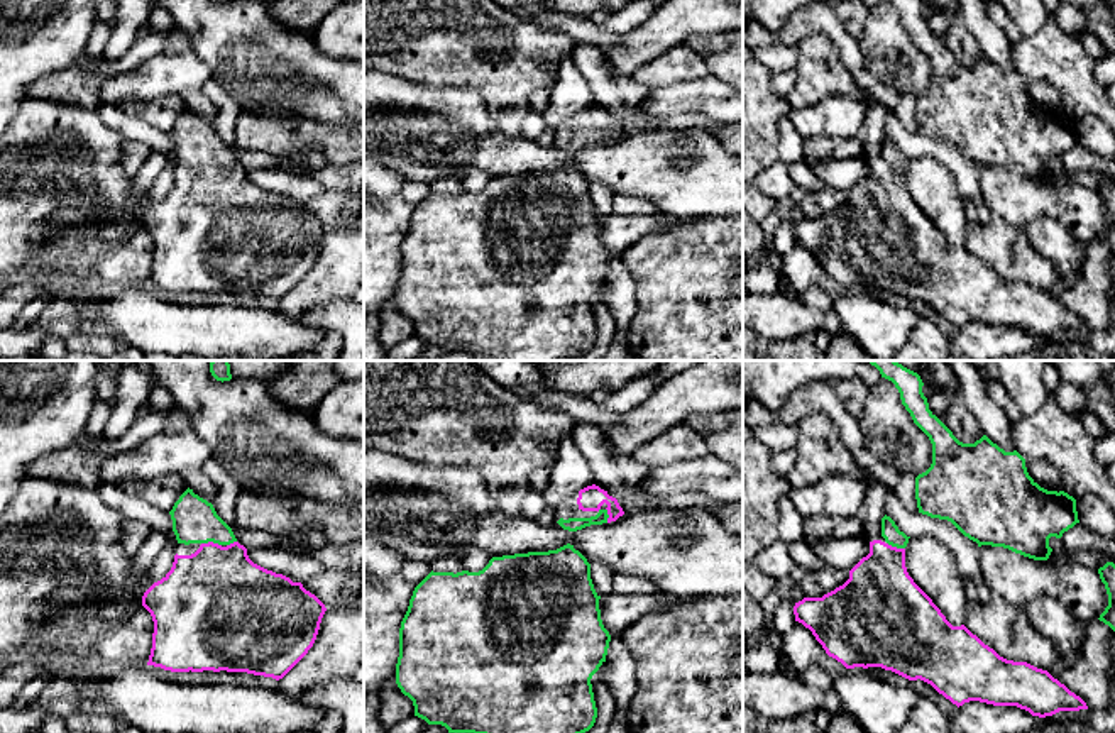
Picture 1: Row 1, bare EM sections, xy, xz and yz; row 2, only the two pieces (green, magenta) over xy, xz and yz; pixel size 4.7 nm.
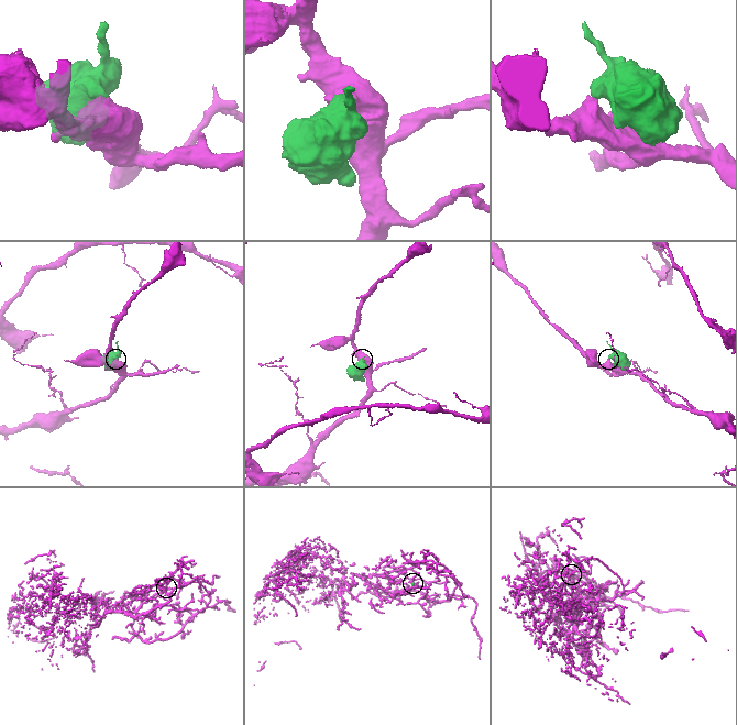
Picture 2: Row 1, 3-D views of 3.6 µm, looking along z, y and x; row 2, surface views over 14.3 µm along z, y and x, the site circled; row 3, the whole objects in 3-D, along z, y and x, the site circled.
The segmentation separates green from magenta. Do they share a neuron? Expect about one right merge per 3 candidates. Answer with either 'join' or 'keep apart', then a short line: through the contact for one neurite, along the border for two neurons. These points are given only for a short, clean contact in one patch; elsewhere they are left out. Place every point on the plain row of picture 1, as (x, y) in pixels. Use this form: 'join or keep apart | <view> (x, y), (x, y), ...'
join | xy (195, 141), (212, 161), (217, 214)

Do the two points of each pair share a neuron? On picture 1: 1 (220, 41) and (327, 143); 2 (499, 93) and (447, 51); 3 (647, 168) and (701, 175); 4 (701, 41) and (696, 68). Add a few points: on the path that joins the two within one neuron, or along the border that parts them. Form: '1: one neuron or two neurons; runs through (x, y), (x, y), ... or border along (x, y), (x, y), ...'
1: two neurons; border along (261, 112), (310, 117), (339, 126)
2: one neuron; runs through (486, 80), (461, 55)
3: one neuron; runs through (660, 173), (687, 176)
4: two neurons; border along (682, 44), (703, 60), (711, 75)

